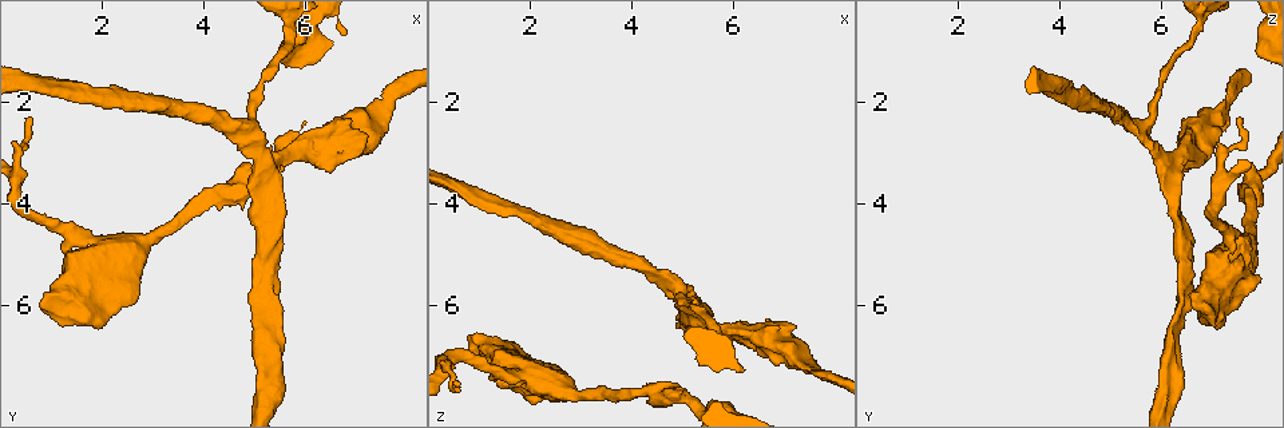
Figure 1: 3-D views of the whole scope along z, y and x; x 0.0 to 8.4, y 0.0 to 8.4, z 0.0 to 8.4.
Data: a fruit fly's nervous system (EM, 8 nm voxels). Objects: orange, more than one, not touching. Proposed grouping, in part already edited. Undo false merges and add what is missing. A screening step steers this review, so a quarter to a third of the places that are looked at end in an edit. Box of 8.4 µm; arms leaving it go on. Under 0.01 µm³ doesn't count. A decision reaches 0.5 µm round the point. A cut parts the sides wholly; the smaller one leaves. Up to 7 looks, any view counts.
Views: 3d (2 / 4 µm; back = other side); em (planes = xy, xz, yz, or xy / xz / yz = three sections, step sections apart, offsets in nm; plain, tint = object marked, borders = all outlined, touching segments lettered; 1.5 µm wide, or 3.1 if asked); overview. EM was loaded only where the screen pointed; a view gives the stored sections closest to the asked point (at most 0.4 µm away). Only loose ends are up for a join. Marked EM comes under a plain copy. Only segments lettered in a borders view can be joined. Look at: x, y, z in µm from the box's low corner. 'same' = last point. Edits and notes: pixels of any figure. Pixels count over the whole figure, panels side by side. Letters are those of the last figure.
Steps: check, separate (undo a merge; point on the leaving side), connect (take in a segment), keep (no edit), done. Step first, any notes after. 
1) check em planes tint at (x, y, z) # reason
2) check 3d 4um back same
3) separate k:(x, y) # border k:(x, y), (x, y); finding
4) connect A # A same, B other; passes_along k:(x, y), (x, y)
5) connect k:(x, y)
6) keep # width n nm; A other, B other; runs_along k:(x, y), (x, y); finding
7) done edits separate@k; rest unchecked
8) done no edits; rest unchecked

check em yz step 4 borders at (0.60, 2.35, 7.55) # thin end

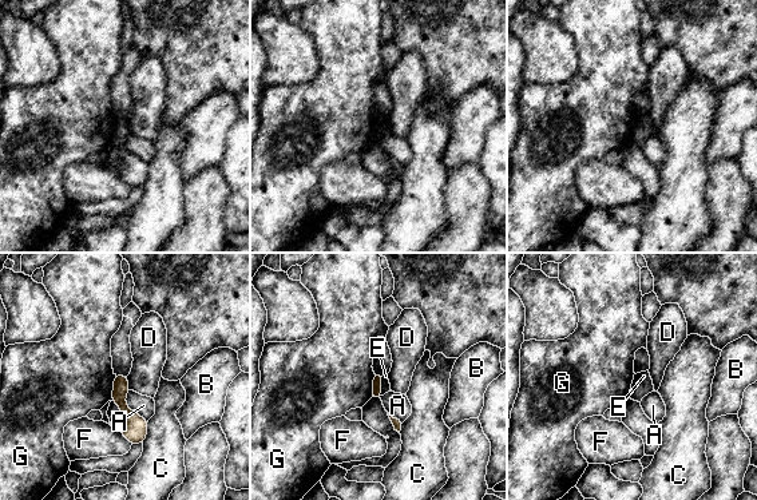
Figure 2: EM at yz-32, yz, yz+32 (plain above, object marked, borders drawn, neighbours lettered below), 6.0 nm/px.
check em planes borders same

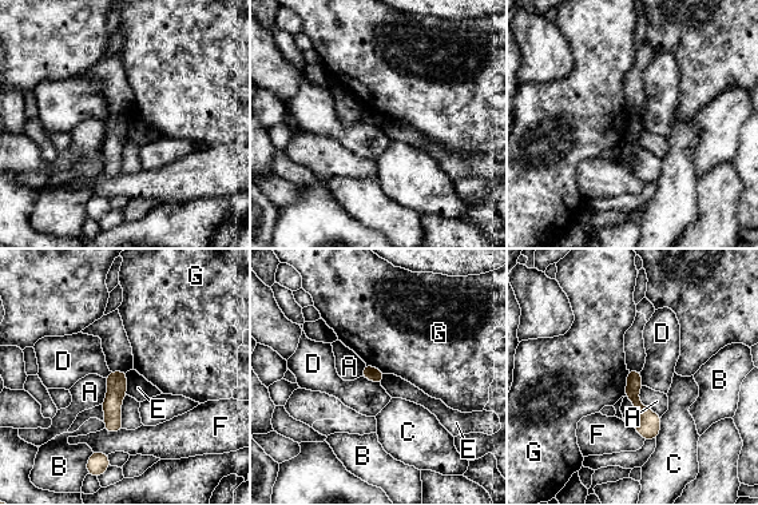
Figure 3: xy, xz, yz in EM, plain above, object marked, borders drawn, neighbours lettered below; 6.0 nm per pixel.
keep # longest_contact A 220 nm; A other, B other, C other, D other, E other, F other, G other; border 3:(126, 372), (127, 394); no lettered segment goes on from it

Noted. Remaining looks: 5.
check 3d 4um at (5.35, 3.10, 6.05) # a fork

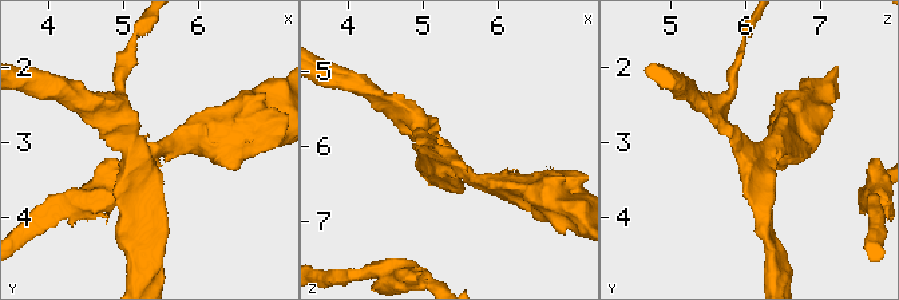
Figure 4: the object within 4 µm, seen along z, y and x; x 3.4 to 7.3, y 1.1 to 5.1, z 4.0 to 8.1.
check em planes borders at (5.30, 3.15, 6.15) # arms 3; arm_widths 190, 240, 260 nm; need the tissue

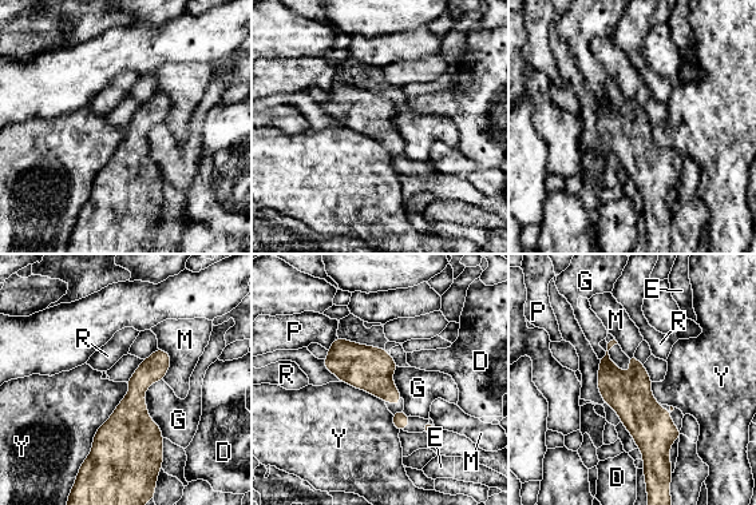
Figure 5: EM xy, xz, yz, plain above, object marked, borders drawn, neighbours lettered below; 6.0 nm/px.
keep # longest_contact Y 550 nm; D other, E other, G other, M other, P other, R other, Y other; border 5:(145, 400), (147, 414), (163, 437); all the same neuron

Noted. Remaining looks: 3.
check 3d 4um at (7.25, 2.40, 7.15) # sudden change in width

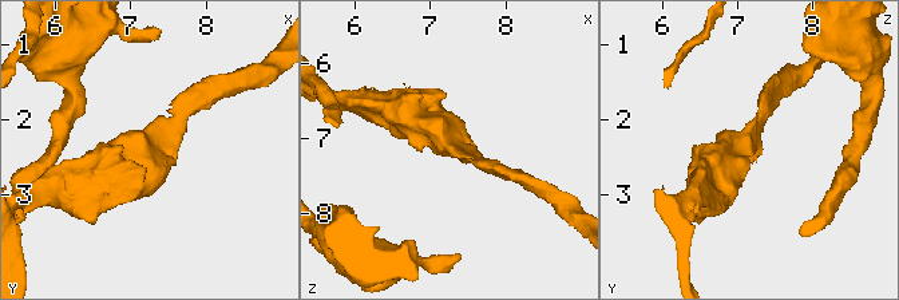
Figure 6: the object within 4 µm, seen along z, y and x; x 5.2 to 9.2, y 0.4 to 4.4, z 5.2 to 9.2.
check em xz step 8 borders at (7.25, 2.35, 7.10)

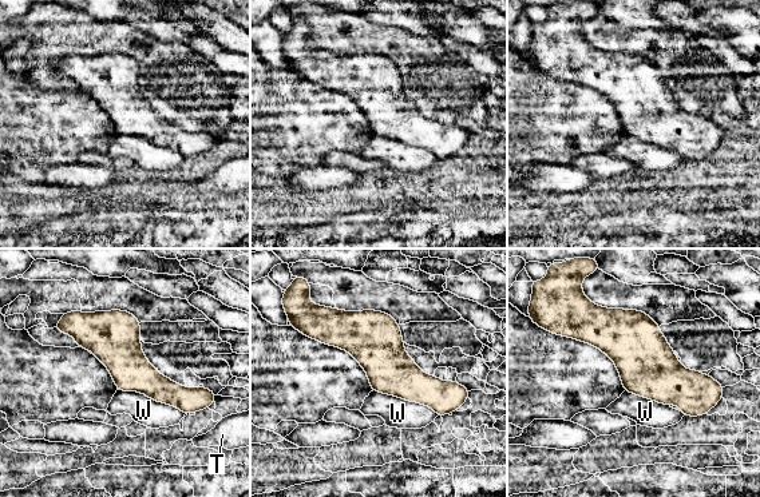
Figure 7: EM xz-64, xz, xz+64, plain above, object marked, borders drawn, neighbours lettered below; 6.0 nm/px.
keep # T other, W other; all the same neuron

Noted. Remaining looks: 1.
done no edits; rest unchecked

